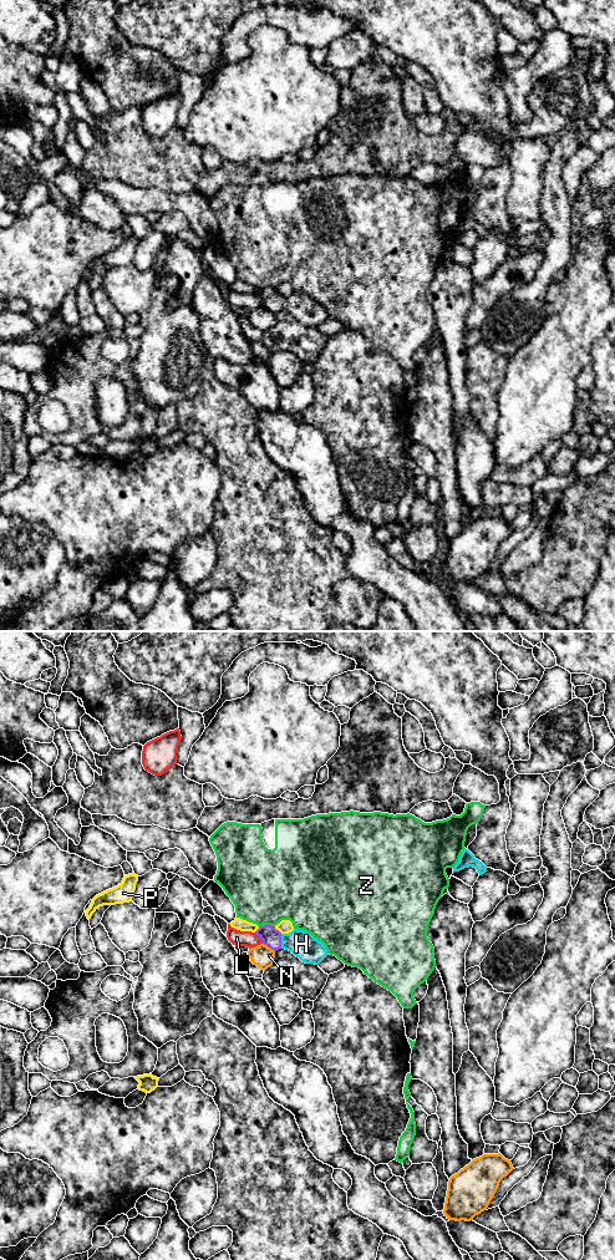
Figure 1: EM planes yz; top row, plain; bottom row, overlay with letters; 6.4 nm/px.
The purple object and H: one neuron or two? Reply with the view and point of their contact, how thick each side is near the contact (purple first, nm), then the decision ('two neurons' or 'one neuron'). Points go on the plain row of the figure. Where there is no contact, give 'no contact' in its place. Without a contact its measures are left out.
contact yz (280, 304); calibres 120 and 170 nm; one neuron

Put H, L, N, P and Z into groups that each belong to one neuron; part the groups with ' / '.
H / L / N / P / Z

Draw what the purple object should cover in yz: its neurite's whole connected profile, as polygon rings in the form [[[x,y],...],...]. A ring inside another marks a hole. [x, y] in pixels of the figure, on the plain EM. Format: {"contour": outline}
{"contour": [[[264,288],[255,296],[271,313],[289,313],[305,326],[319,327],[329,317],[325,308],[304,293],[294,291],[289,296],[281,296],[275,289]]]}

